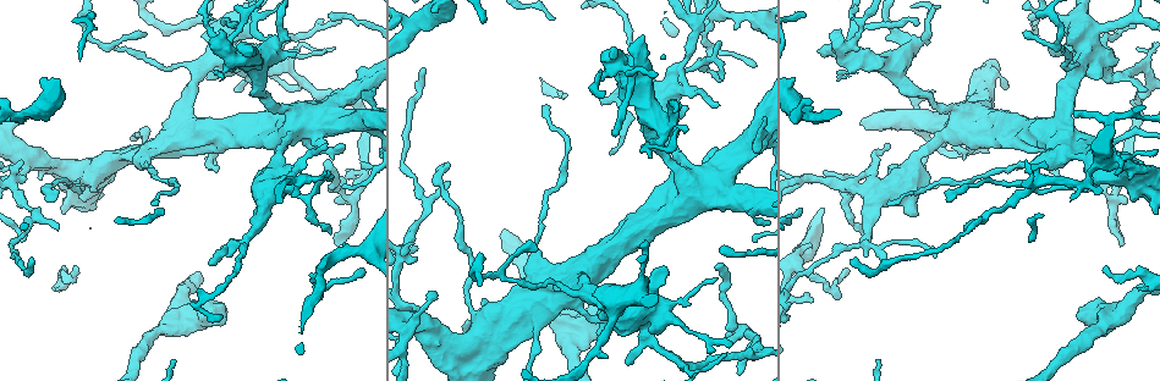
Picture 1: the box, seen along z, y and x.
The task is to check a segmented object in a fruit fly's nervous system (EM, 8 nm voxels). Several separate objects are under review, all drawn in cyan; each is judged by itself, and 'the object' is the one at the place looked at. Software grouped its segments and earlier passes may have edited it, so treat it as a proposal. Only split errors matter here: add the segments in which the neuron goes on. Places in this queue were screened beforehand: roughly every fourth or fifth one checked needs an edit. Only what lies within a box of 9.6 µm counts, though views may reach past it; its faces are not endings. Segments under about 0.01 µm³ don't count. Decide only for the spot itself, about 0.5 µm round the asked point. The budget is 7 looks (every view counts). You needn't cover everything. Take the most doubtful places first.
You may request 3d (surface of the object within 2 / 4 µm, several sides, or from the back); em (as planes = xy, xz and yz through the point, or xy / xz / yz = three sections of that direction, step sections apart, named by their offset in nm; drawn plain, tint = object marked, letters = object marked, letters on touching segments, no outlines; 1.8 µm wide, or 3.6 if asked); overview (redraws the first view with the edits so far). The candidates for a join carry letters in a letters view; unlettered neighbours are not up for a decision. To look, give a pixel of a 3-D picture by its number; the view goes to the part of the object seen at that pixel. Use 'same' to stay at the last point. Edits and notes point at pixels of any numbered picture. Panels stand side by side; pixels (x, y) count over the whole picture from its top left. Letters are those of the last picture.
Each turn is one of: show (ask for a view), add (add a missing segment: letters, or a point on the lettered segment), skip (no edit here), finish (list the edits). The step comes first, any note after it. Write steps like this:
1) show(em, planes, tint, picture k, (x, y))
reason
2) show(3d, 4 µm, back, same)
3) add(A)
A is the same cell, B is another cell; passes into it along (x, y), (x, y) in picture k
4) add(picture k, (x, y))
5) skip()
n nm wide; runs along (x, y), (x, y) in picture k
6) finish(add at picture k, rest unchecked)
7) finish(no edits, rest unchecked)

show(em, planes, letters, picture 1, (54, 289))
free end

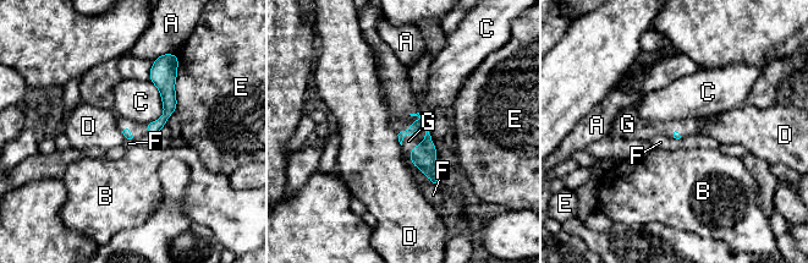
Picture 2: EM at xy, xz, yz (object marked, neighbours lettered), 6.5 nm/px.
add(G)
G is the same cell, A, B, C, D, E and F are other cells; passes into it along (419, 122), (408, 133), (408, 141) in picture 2; the neuron continues

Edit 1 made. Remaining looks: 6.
show(em, 3.6 µm, planes, letters, picture 1, (435, 292))
an open end

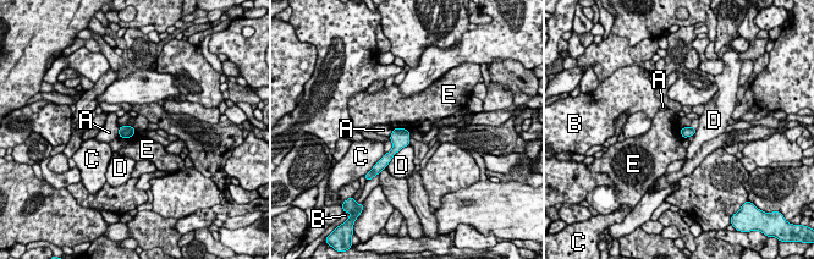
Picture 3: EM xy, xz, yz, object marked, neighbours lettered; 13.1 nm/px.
skip()
A, B, C, D and E are other cells; border along (394, 127), (403, 127), (410, 131) in picture 3; none of them fits

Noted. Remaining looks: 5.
finish(add at picture 2, rest unchecked)

